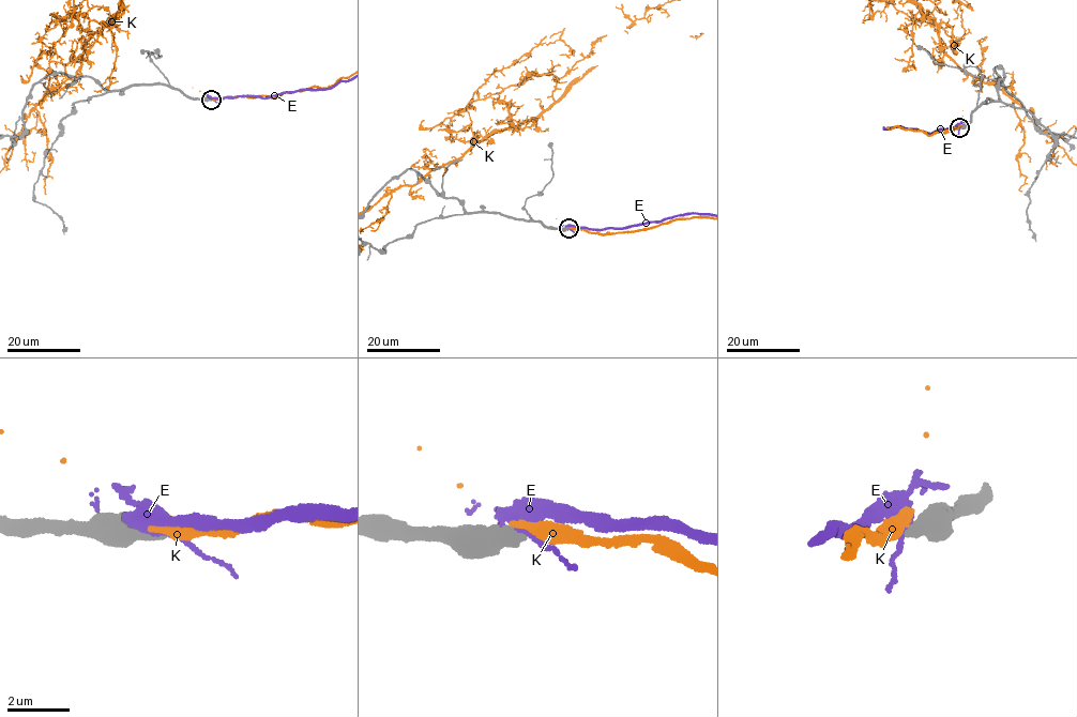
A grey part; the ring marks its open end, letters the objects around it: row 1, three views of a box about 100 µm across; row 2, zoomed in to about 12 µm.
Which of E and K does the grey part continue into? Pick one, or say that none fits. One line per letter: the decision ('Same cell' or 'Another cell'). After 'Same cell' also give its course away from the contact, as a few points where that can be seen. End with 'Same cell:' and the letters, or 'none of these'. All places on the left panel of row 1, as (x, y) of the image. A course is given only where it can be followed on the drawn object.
E: Another cell
K: Another cell
Same cell: none of these

